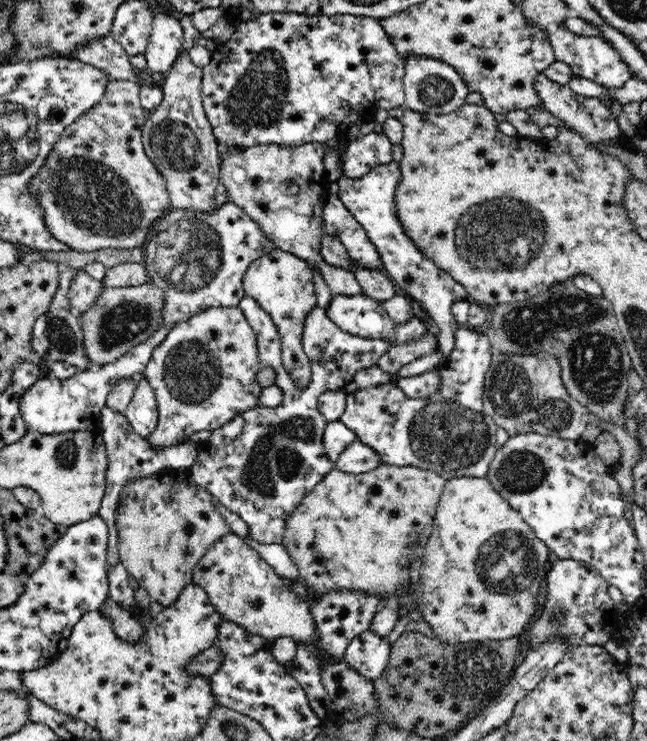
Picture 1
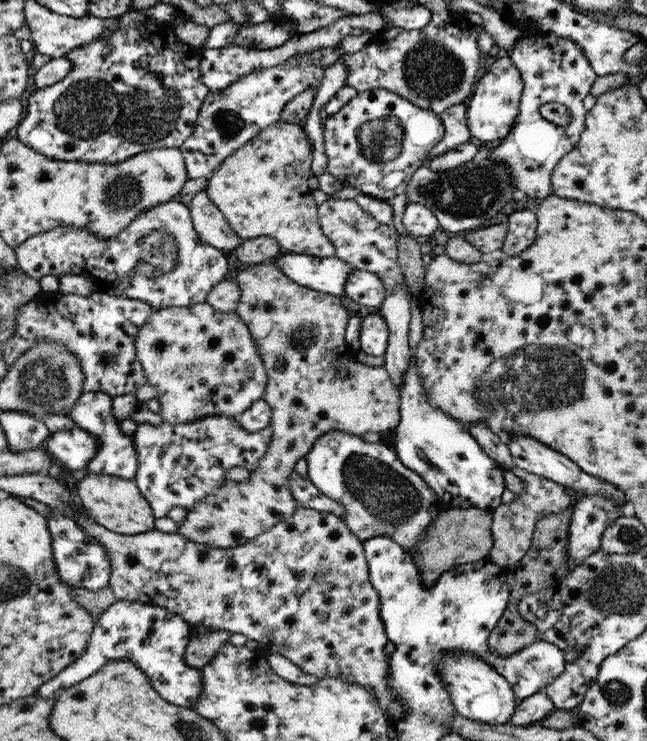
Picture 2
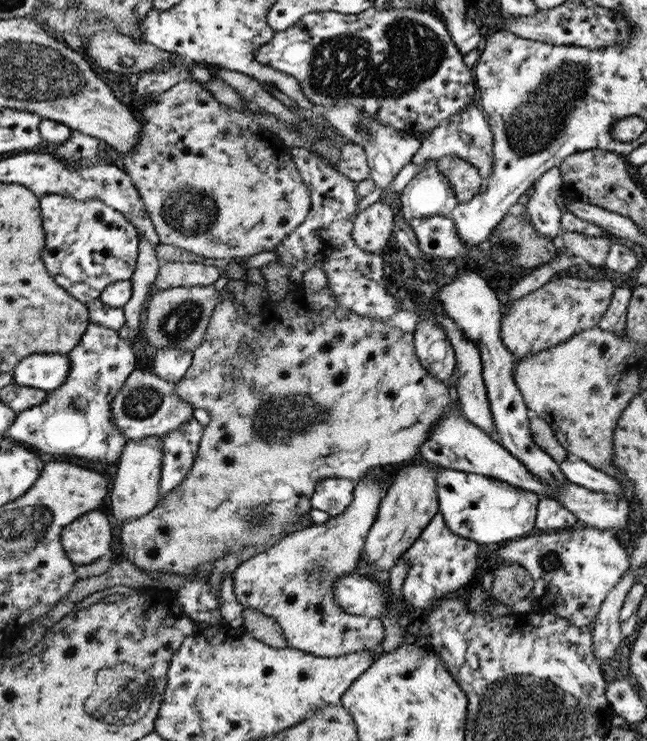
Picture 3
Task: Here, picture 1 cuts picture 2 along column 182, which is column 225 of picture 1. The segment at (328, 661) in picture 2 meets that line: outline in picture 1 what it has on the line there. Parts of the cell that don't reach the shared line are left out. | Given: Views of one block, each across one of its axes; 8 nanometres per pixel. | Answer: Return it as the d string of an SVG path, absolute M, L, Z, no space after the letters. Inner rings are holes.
M234 532L222 536L200 558L193 574L193 583L206 591L212 606L223 618L244 630L270 641L288 636L304 644L314 644L318 633L310 612L310 602L298 597L272 566Z

